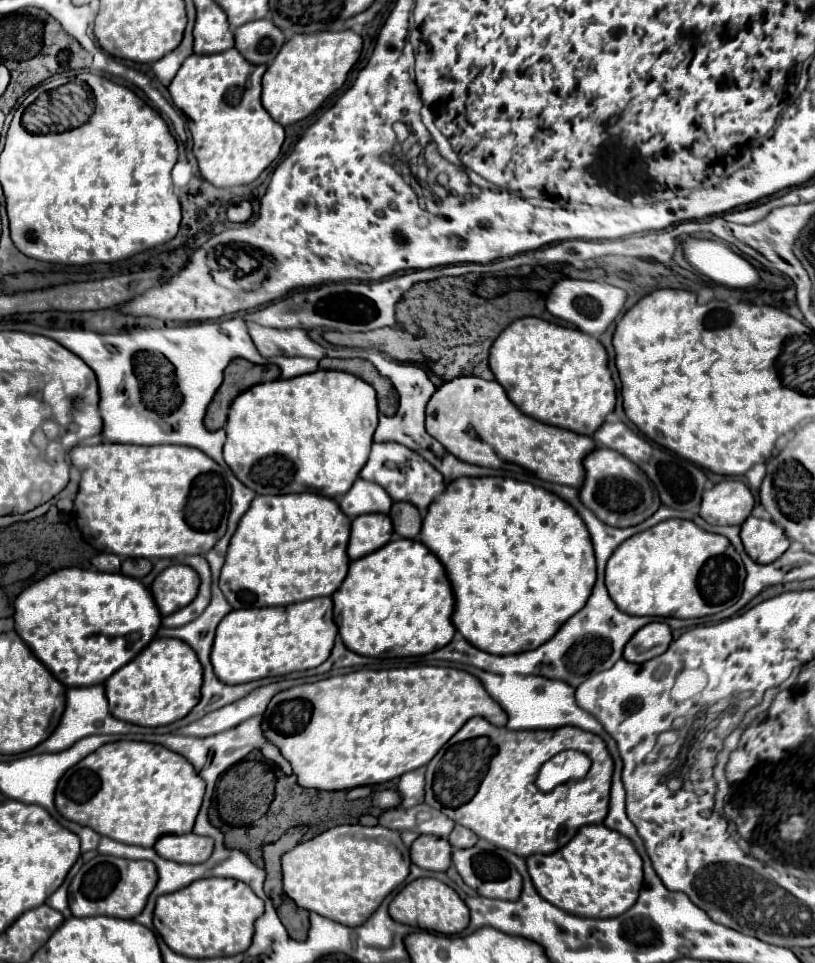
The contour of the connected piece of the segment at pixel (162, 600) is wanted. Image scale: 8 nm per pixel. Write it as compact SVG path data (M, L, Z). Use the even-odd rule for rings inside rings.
M170 565L152 583L150 591L162 615L170 615L194 601L200 575L190 565Z

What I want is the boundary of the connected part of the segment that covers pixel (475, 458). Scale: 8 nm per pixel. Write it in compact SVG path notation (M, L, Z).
M456 377L436 389L426 407L426 431L466 463L506 471L524 467L542 481L576 489L584 483L584 457L596 449L596 441L588 435L578 435L524 415L496 381L480 377Z

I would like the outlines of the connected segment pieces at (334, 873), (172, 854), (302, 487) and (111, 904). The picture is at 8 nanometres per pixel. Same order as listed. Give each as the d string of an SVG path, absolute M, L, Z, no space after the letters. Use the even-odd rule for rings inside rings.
M340 825L332 827L318 837L296 845L282 857L282 873L284 873L284 891L294 903L302 909L316 911L322 917L330 917L336 923L346 927L358 927L366 923L366 919L378 909L388 893L392 893L410 873L410 851L402 843L400 833L382 825L364 827L364 825Z
M196 833L188 835L164 835L154 845L160 857L176 863L204 863L210 859L214 849L214 839Z
M324 371L298 375L294 379L276 379L270 383L258 383L238 395L224 425L224 461L234 475L258 495L286 495L312 491L324 497L344 495L358 479L360 469L370 455L372 437L378 425L376 391L364 379L346 371Z
M96 855L82 869L70 883L68 903L76 917L90 917L90 915L110 915L120 919L134 919L138 917L148 901L150 891L158 883L158 871L152 861L134 861L122 859L112 855Z

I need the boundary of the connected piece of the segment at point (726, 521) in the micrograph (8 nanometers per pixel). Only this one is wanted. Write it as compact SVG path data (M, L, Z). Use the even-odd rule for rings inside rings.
M726 479L704 491L700 517L710 525L742 525L752 507L750 489L738 479Z

